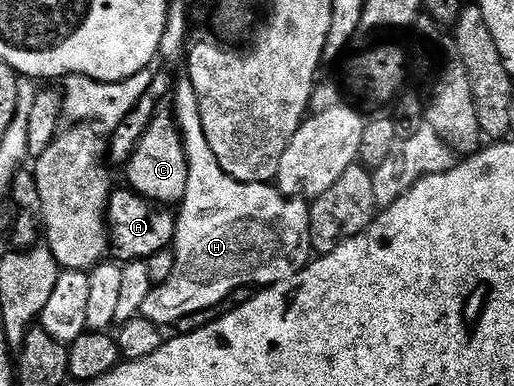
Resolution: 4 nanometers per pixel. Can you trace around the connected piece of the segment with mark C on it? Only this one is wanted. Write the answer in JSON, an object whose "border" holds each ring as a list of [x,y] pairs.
{"border":[[[158,113],[154,119],[145,124],[146,132],[138,139],[134,152],[130,155],[130,164],[126,167],[126,179],[129,190],[154,203],[163,205],[181,204],[184,193],[188,189],[188,157],[181,129],[173,114]]]}

